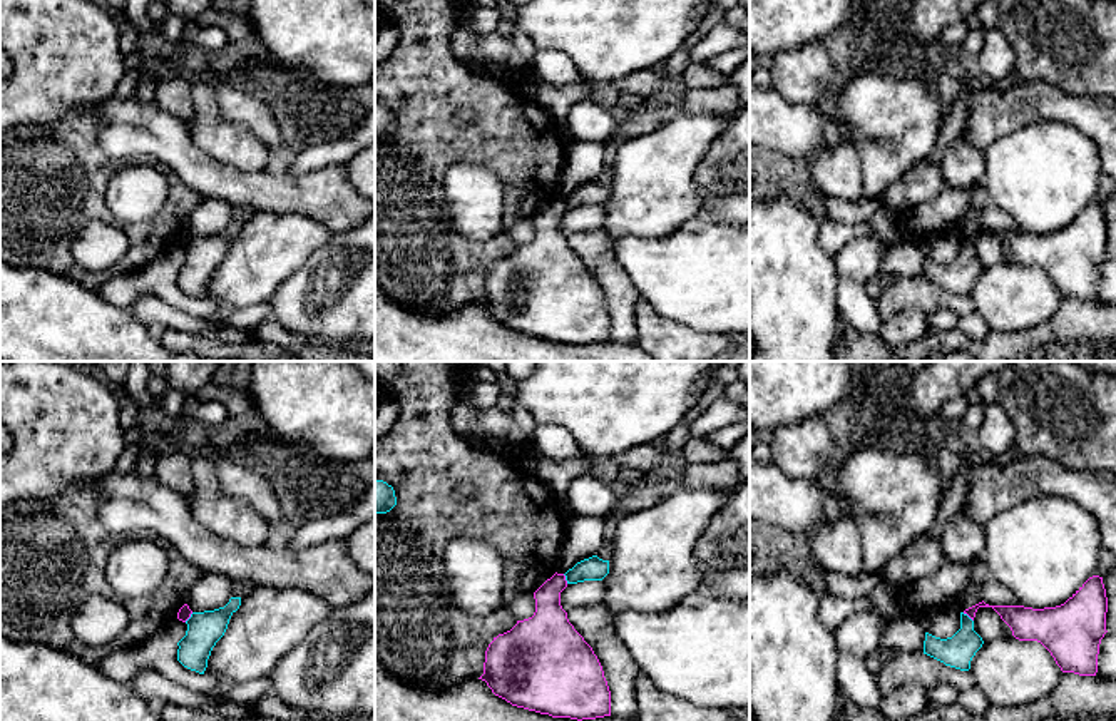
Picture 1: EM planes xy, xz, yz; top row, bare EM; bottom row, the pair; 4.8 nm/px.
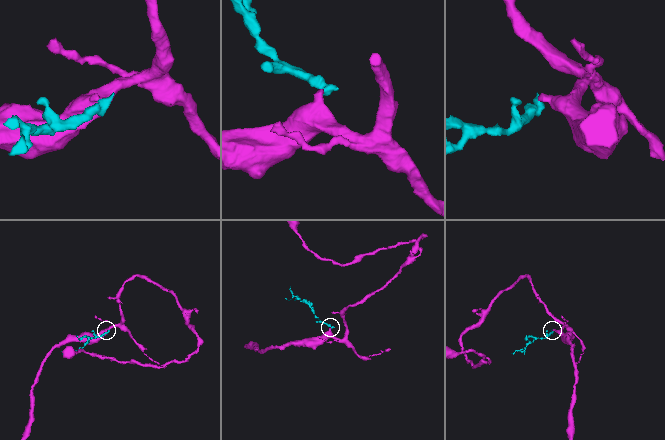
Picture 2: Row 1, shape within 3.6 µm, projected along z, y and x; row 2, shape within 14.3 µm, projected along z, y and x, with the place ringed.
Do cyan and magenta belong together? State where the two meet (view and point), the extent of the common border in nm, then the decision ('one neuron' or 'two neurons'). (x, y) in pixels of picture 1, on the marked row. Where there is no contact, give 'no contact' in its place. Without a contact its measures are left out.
contact yz (967, 616); length 70 nm; two neurons

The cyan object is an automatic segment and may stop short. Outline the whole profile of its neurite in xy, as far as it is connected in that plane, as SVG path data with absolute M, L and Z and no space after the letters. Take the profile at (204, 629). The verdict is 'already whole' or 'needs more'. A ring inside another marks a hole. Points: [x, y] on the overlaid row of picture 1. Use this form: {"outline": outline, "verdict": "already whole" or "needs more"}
{"outline": "M231 597L224 607L192 612L186 621L186 636L177 642L177 661L184 667L204 674L212 647L224 636L229 619L239 606L241 597Z", "verdict": "already whole"}

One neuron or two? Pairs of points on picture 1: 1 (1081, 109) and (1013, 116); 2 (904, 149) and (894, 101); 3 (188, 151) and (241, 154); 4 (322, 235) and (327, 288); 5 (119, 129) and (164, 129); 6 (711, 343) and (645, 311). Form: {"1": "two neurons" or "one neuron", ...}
{"1": "one neuron", "2": "one neuron", "3": "two neurons", "4": "two neurons", "5": "one neuron", "6": "one neuron"}

